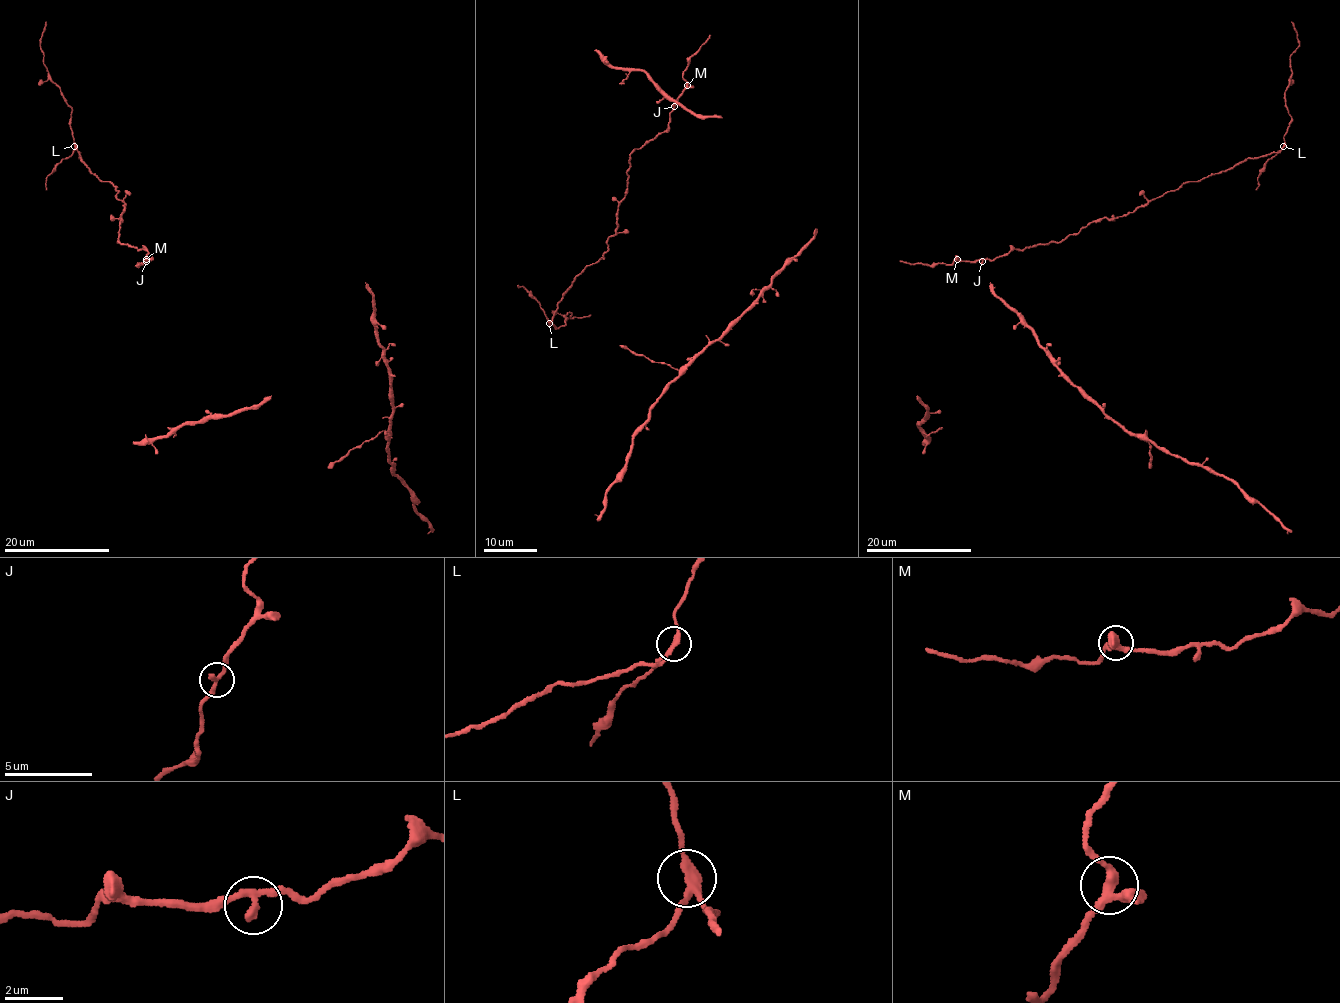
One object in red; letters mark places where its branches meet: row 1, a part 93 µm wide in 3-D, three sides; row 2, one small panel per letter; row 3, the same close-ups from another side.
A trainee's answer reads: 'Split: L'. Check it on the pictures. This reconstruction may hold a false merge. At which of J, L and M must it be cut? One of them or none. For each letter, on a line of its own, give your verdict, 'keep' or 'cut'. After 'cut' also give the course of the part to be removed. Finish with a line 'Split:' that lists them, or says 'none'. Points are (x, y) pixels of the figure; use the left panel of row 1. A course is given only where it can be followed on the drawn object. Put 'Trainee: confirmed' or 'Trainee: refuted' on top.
Trainee: confirmed
J: keep
L: cut; foreign part runs (74, 146), (47, 177), (46, 190)
M: keep
Split: L

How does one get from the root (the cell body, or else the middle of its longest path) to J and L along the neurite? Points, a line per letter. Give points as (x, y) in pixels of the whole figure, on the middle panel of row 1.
J: (692, 87), (687, 87), (674, 106)
L: (692, 87), (678, 99), (667, 131), (630, 155), (626, 196), (607, 250), (575, 277), (548, 323)

